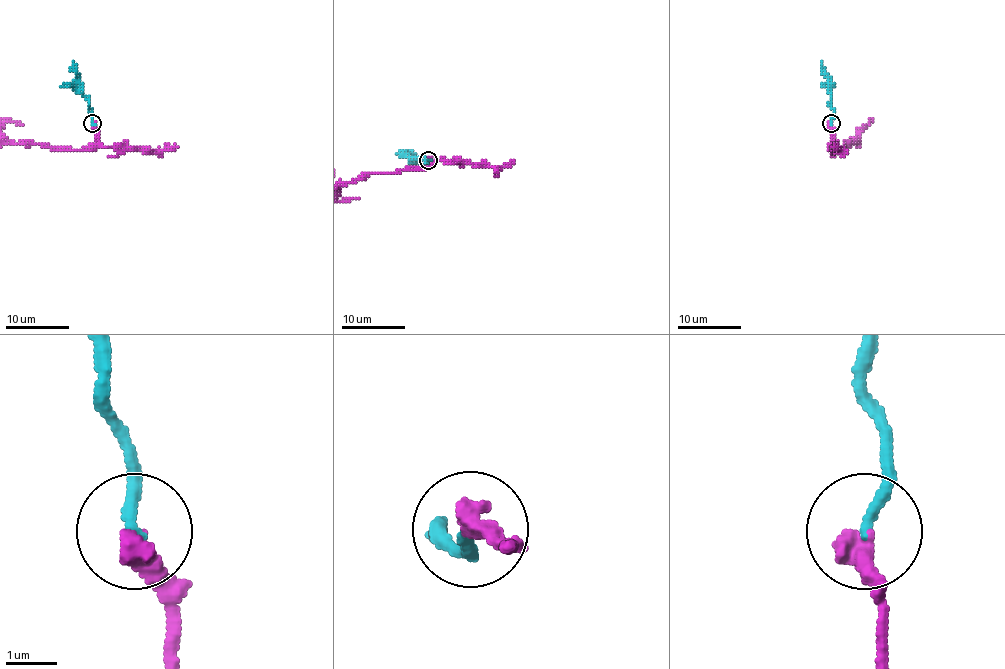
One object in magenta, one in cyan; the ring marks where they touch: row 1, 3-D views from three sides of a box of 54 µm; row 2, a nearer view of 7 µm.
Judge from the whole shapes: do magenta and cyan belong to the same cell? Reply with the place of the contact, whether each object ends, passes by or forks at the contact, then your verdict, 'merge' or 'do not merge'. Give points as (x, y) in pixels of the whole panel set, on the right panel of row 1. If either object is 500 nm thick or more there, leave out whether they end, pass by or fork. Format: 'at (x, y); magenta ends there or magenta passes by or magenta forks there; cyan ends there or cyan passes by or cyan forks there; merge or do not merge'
at (831, 123); magenta ends there; cyan ends there; merge

